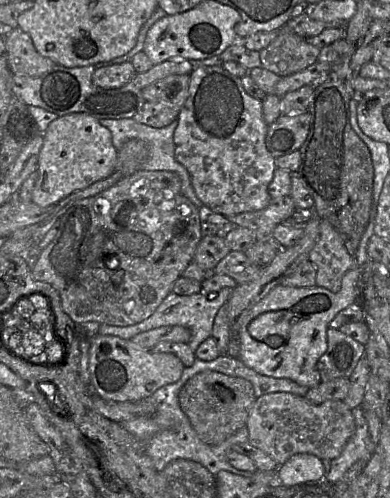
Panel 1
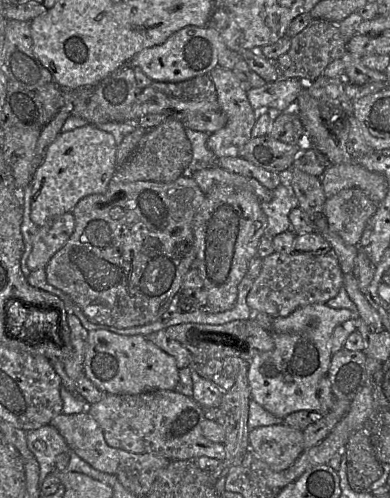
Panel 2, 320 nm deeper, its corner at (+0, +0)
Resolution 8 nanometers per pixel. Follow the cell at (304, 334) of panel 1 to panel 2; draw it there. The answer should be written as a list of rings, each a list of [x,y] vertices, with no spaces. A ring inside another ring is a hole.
[[[326,304],[299,308],[286,317],[273,317],[271,335],[274,348],[255,356],[248,363],[250,397],[274,416],[284,419],[297,411],[323,415],[332,409],[334,397],[328,378],[334,329],[353,318],[348,309],[333,309]]]

